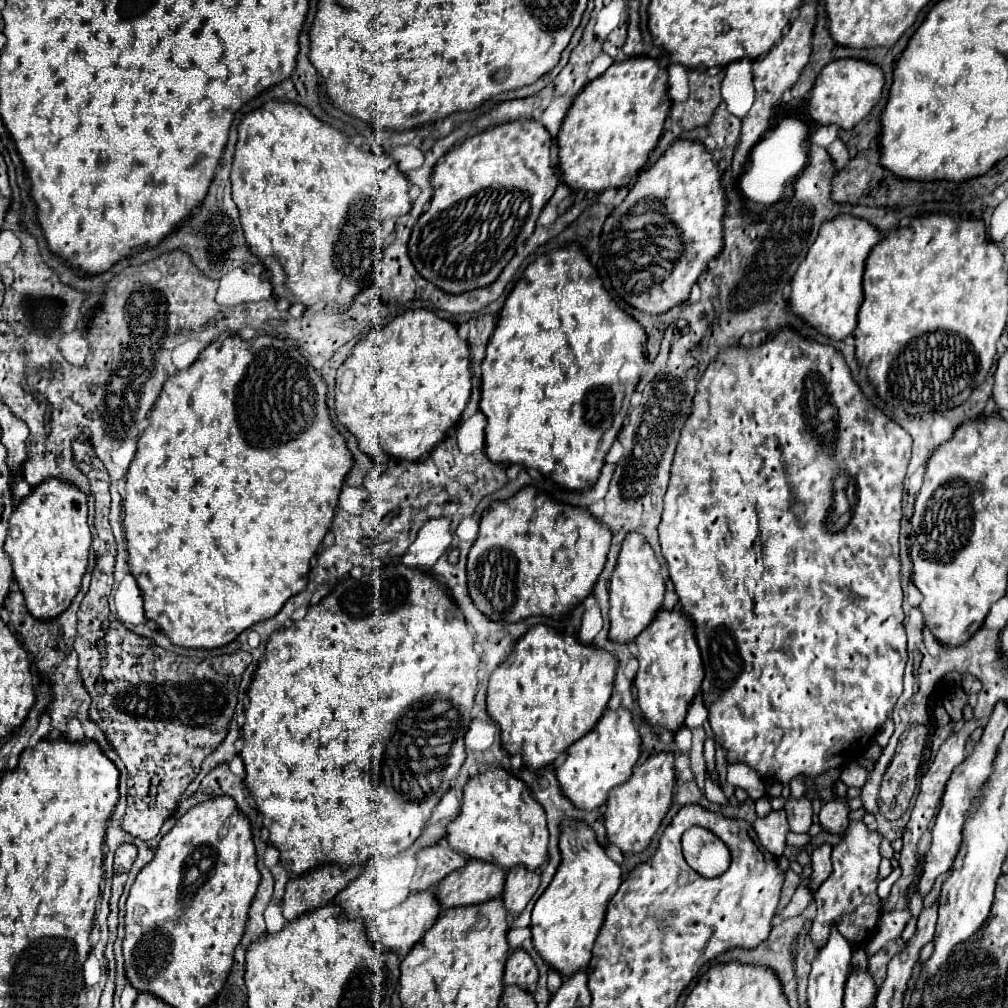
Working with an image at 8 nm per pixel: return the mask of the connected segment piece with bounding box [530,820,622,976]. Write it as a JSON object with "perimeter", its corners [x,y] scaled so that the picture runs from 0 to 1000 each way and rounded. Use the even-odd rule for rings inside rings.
{"perimeter":[[[560,813],[556,821],[558,855],[528,903],[526,923],[528,937],[540,954],[558,968],[567,968],[569,964],[583,958],[587,950],[587,938],[601,911],[601,899],[611,887],[617,871],[615,859],[601,849],[585,819],[569,813]]]}

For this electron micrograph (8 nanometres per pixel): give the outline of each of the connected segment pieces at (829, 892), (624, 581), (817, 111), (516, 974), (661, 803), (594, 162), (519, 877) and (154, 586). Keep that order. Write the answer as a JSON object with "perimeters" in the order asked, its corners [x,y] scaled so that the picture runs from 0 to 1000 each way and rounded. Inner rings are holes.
{"perimeters":[[[[855,813],[843,815],[837,833],[825,843],[825,869],[810,883],[808,895],[812,899],[812,907],[804,921],[804,931],[813,942],[819,937],[819,929],[823,921],[831,921],[833,927],[847,938],[861,931],[865,931],[871,921],[871,913],[875,909],[875,897],[869,887],[871,881],[871,861],[873,861],[873,827],[863,825]]],[[[625,530],[615,546],[607,575],[605,575],[605,629],[607,637],[625,639],[633,633],[633,629],[645,621],[645,617],[653,611],[659,593],[659,579],[655,571],[655,560],[649,552],[649,546],[641,540],[637,530]]],[[[847,58],[827,60],[821,65],[817,65],[813,69],[813,73],[810,75],[808,87],[806,87],[802,103],[800,103],[802,115],[812,125],[829,123],[835,129],[845,129],[871,103],[875,85],[877,85],[877,75],[869,63],[857,62],[857,60],[847,60]]],[[[518,940],[510,942],[502,954],[500,962],[500,978],[516,978],[518,982],[526,982],[534,974],[534,960],[524,944]]],[[[663,746],[649,748],[639,758],[629,760],[629,768],[621,778],[605,784],[601,794],[601,806],[599,806],[599,819],[601,819],[603,835],[613,839],[617,847],[639,845],[647,829],[655,821],[657,812],[665,804],[667,788],[671,780],[671,766],[667,756],[669,756],[669,750]]],[[[625,58],[615,63],[607,63],[597,75],[587,79],[567,101],[558,127],[552,135],[554,141],[554,167],[558,169],[558,179],[567,188],[581,188],[589,192],[597,192],[599,188],[613,188],[625,183],[625,179],[635,171],[641,163],[645,151],[649,149],[659,119],[663,117],[663,109],[667,105],[663,97],[663,71],[655,67],[655,63],[647,58]]],[[[510,859],[502,865],[500,883],[496,887],[500,901],[508,911],[512,911],[524,897],[524,893],[530,889],[532,881],[536,877],[536,865],[524,865],[520,859]]],[[[224,331],[210,339],[196,357],[167,375],[149,409],[149,421],[137,435],[137,444],[133,456],[125,468],[125,490],[123,490],[123,522],[127,536],[127,562],[129,569],[135,573],[141,591],[145,613],[155,617],[157,623],[171,635],[171,639],[181,643],[220,643],[228,639],[238,627],[252,621],[254,617],[274,611],[284,595],[300,587],[306,579],[308,554],[315,548],[315,542],[323,528],[327,526],[331,506],[335,500],[337,484],[341,482],[341,472],[349,464],[349,450],[343,444],[343,437],[331,425],[325,405],[323,405],[323,381],[300,353],[296,343],[260,331],[252,337],[240,337],[238,333]]]]}

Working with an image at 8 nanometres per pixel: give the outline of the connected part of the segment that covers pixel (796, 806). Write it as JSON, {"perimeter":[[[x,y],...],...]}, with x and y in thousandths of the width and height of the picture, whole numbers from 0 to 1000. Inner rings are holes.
{"perimeter":[[[784,792],[778,800],[780,808],[782,808],[782,817],[786,825],[796,825],[802,827],[804,819],[806,819],[806,798],[802,792],[794,792],[788,794]]]}

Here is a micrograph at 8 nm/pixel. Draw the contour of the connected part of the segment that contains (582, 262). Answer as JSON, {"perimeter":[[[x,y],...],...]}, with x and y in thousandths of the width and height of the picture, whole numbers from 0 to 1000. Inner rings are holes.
{"perimeter":[[[567,242],[565,246],[560,248],[550,248],[540,254],[536,254],[532,260],[528,260],[518,276],[512,280],[510,288],[502,296],[502,304],[496,310],[494,321],[490,331],[486,333],[486,339],[482,343],[482,355],[478,357],[478,395],[476,395],[476,407],[480,409],[484,421],[482,421],[482,450],[488,458],[494,460],[518,460],[520,464],[532,464],[536,466],[542,474],[548,474],[554,482],[560,486],[569,486],[569,488],[583,488],[593,472],[595,464],[599,462],[599,454],[611,437],[617,417],[623,411],[625,405],[625,395],[629,391],[631,381],[637,375],[637,365],[641,361],[639,353],[639,339],[641,339],[641,329],[639,325],[621,310],[617,310],[611,300],[605,296],[605,292],[599,288],[595,274],[575,248],[575,244]]]}

